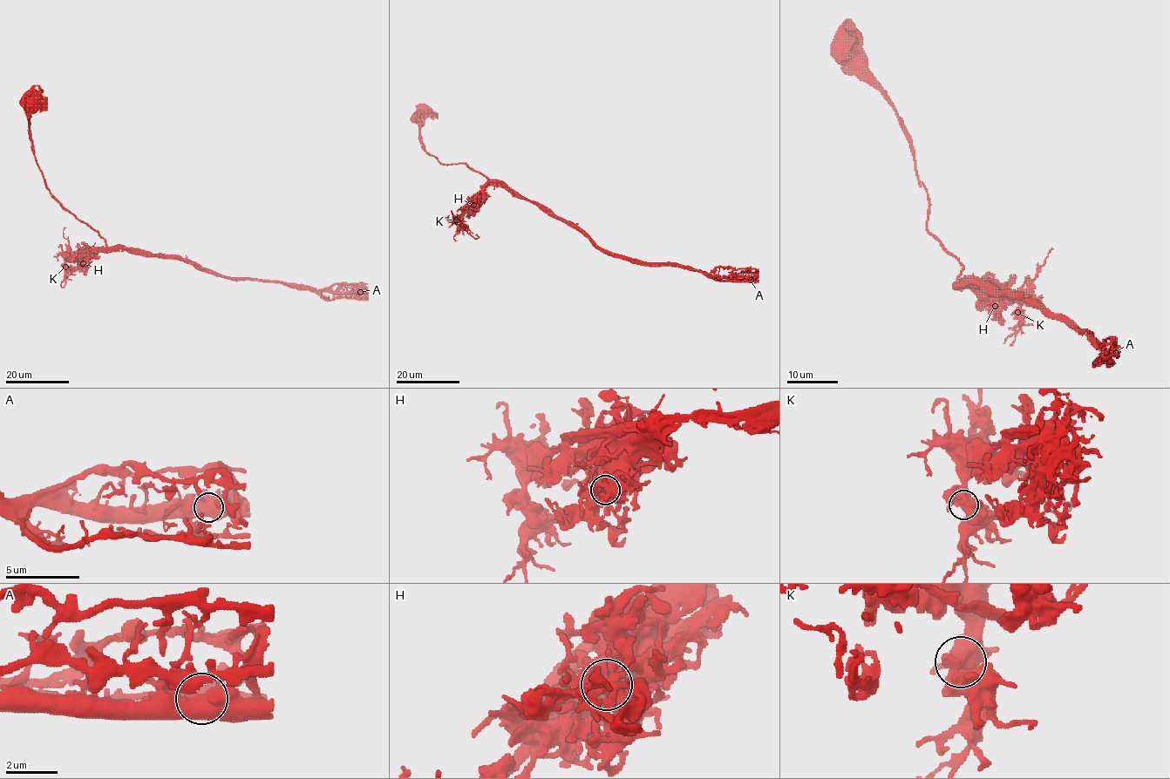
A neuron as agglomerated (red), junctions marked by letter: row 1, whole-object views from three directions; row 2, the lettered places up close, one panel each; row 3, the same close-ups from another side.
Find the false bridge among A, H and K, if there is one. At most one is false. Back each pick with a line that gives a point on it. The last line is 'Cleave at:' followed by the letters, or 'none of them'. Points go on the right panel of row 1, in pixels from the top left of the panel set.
A: place (1116, 352)
Cleave at: A

